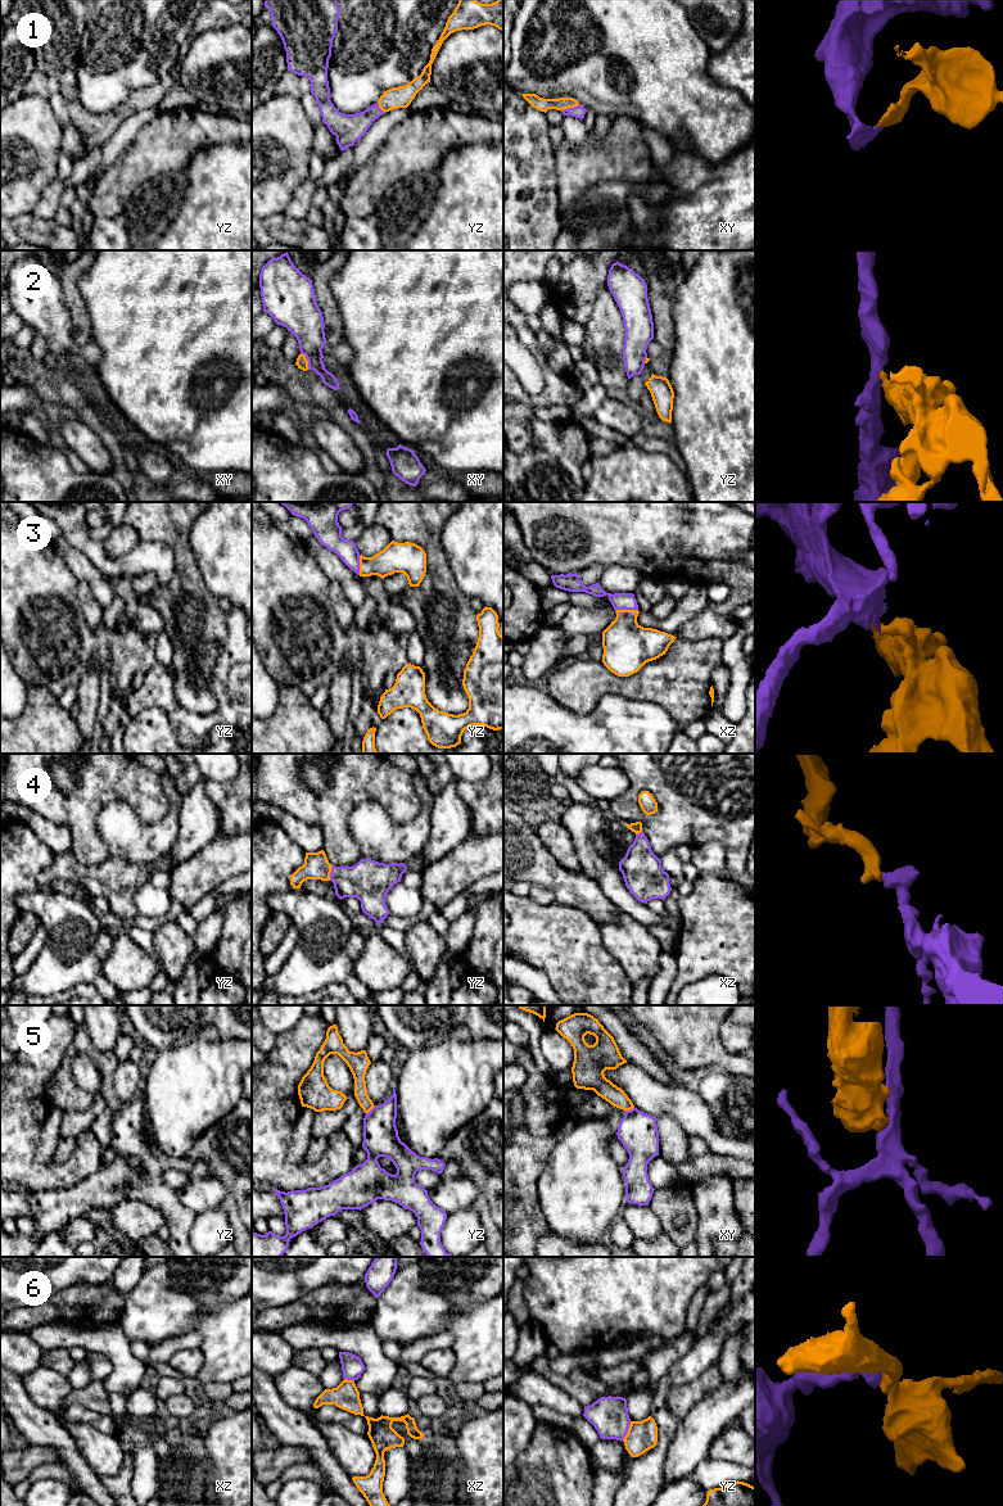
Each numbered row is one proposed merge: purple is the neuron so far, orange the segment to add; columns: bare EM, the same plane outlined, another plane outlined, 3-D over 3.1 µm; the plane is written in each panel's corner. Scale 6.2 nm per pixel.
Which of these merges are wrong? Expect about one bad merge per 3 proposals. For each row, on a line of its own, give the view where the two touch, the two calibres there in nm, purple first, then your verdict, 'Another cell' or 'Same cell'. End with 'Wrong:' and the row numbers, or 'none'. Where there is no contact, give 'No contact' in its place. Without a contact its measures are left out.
1: Touches purple in xy. Thickness 80 nm (purple) against 80 nm. Same cell
2: Touches purple in xy. Thickness 220 nm (purple) against 70 nm. Another cell
3: Touches purple in xz. Thickness 110 nm (purple) against 300 nm. Same cell
4: Touches purple in yz. Thickness 260 nm (purple) against 160 nm. Same cell
5: Touches purple in yz. Thickness 220 nm (purple) against 130 nm. Another cell
6: Touches purple in yz. Thickness 240 nm (purple) against 190 nm. Another cell
Wrong: 2, 5, 6

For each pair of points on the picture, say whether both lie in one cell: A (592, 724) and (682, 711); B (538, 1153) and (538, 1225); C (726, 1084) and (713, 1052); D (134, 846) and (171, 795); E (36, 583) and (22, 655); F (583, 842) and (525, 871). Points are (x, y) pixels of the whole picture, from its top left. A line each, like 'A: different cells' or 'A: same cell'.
A: different cells
B: same cell
C: different cells
D: same cell
E: same cell
F: different cells

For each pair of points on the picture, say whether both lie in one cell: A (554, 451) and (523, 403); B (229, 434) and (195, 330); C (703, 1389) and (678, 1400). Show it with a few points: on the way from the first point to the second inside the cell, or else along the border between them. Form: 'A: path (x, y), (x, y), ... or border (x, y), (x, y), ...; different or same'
A: border (536, 417), (532, 423), (532, 441), (524, 448); different
B: path (209, 407), (188, 389), (195, 357); same
C: path (696, 1391), (685, 1398); same

